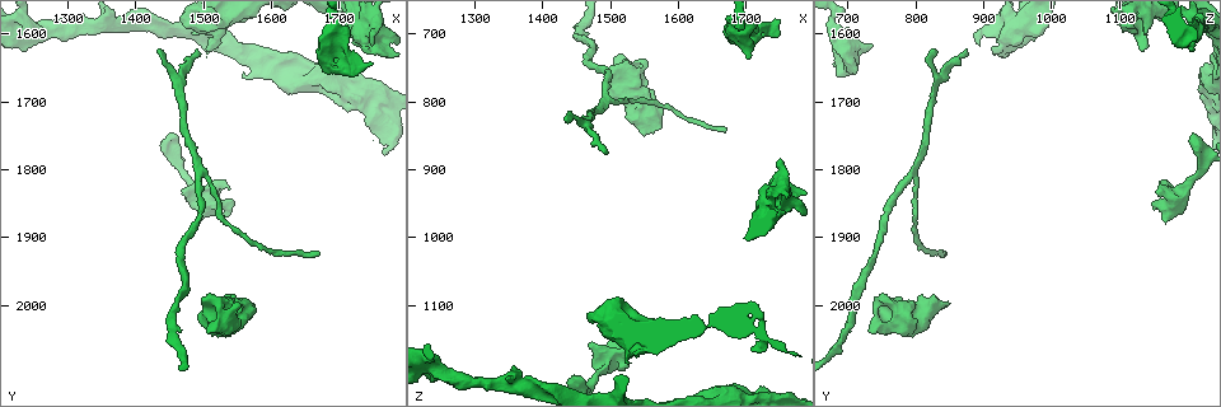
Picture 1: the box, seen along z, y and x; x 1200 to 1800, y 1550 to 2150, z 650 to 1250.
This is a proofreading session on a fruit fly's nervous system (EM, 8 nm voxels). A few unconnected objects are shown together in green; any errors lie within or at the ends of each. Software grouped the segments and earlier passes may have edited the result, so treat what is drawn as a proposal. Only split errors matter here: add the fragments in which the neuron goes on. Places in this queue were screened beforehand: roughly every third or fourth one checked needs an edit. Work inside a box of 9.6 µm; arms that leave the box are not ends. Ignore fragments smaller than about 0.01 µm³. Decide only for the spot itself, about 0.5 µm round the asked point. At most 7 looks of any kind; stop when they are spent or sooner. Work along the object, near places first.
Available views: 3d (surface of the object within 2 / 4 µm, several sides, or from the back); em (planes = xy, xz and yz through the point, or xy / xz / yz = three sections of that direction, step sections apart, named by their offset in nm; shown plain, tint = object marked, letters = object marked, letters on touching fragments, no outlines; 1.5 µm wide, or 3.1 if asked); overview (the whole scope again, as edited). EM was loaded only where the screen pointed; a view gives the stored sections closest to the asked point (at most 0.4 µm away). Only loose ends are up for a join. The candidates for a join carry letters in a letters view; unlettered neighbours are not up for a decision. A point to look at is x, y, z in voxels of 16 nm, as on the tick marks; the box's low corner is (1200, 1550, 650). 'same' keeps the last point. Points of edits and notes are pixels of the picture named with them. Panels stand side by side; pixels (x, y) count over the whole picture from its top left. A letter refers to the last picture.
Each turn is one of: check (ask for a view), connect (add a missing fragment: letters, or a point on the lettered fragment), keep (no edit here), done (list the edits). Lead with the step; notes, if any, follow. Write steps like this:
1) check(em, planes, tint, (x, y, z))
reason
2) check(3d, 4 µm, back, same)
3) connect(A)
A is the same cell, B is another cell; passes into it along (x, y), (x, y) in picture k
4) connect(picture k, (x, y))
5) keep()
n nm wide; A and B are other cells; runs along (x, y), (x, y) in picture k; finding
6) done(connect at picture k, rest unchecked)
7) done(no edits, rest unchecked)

check(em, yz, step 4, letters, (1560, 2000, 850))
stops while still wide

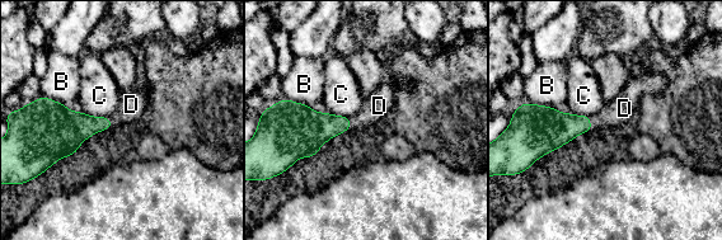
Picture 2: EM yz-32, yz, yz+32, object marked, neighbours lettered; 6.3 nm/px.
connect(picture 2, (624, 108))
D is the same cell, B and C are other cells; it goes on there

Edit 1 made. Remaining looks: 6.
check(em, planes, plain, (1680, 1660, 715))
branch stops here

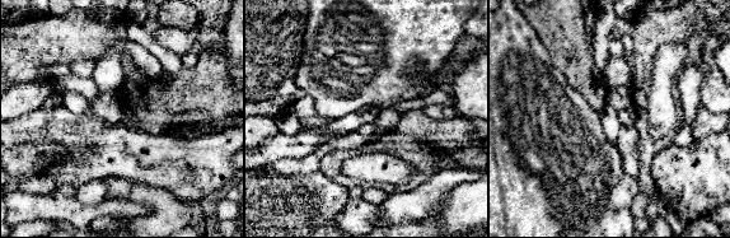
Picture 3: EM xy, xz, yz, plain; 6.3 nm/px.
check(em, planes, letters, same)
what lies round it

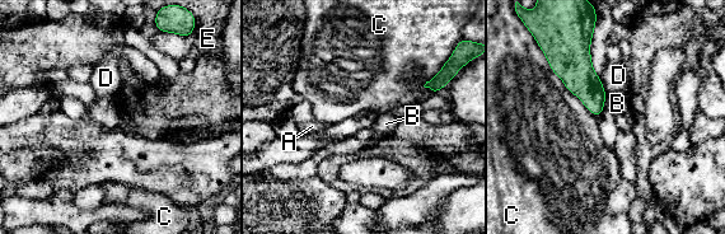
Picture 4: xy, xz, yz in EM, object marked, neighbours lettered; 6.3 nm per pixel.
keep()
A, B, C, D and E are other cells; border along (546, 59), (564, 85), (597, 117) in picture 4; no lettered fragment goes on from it

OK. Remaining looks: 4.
check(3d, 2 µm, (1495, 1625, 870))
branch stops here

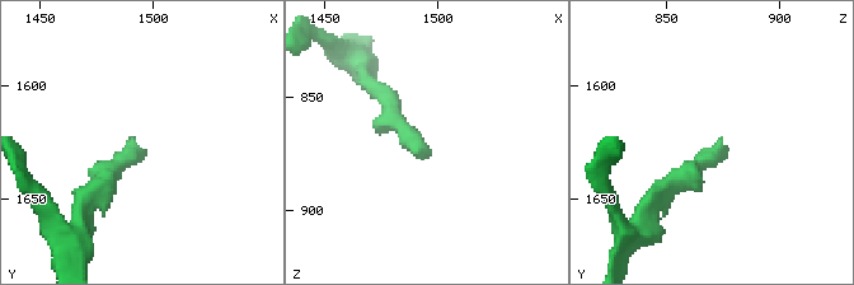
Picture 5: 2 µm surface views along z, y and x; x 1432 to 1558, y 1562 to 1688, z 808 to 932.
check(em, xz, step 4, letters, (1492, 1623, 873))

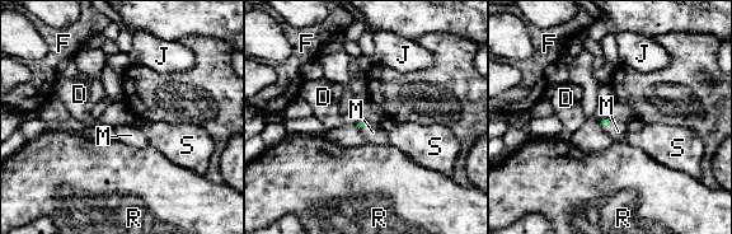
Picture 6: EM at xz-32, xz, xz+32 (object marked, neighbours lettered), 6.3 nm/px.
check(em, planes, letters, same)

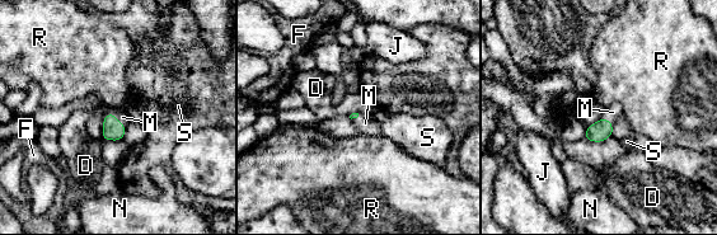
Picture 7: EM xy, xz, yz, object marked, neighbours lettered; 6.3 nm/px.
connect(picture 7, (122, 117))
M is the same cell, D, F, J, N, R and S are other cells; passes into it along (113, 130), (117, 120), (122, 117) in picture 7; the neuron continues

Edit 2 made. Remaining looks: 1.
done(connect at picture 2, connect at picture 7, rest unchecked)

